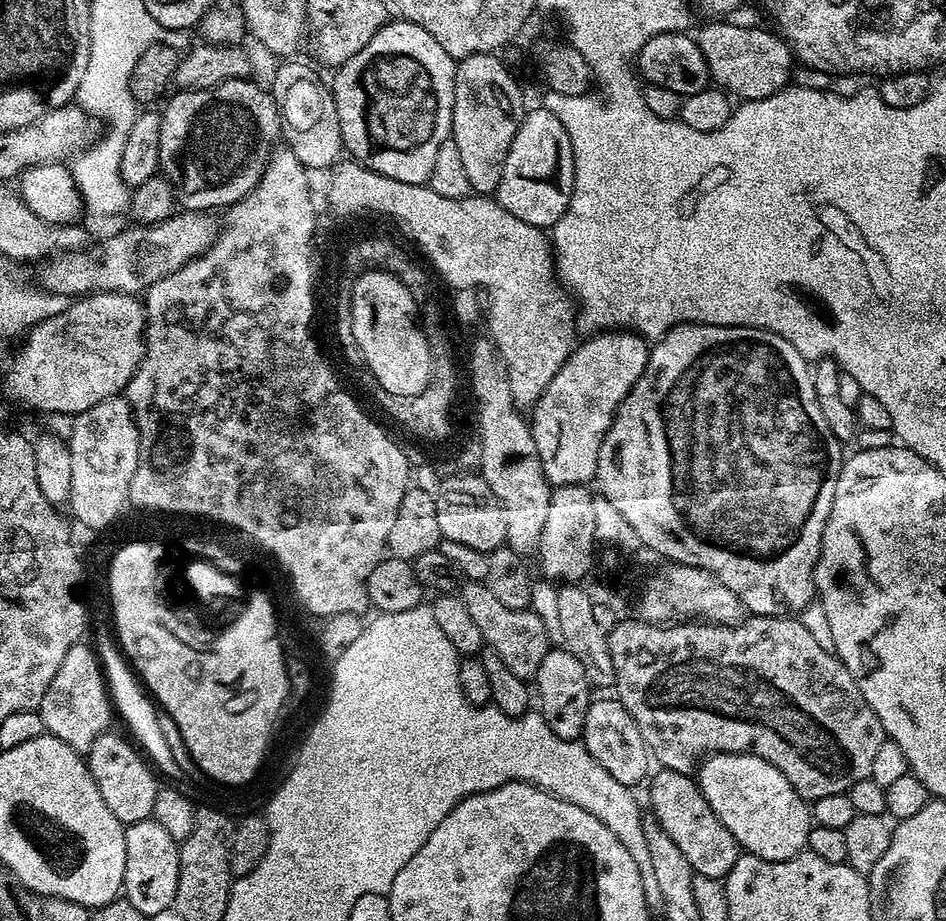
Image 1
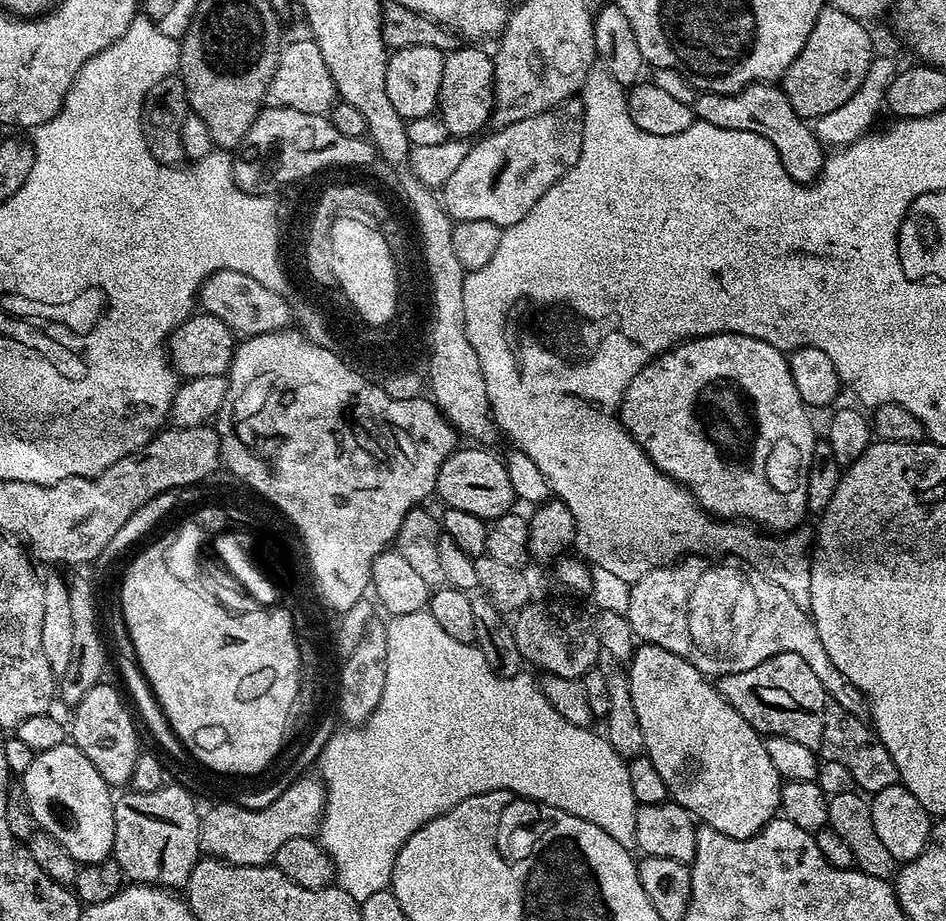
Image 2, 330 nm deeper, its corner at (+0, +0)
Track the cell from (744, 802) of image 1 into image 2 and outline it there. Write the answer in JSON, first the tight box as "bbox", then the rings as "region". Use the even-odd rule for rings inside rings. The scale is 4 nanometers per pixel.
{"bbox":[626,643,782,840],"region":[[[641,643],[632,653],[631,659],[626,664],[626,675],[630,686],[630,699],[634,701],[634,710],[638,713],[638,726],[642,726],[644,752],[650,758],[650,762],[654,762],[654,770],[658,770],[658,775],[662,777],[669,797],[675,803],[681,804],[701,825],[739,840],[758,834],[771,820],[777,819],[782,781],[778,770],[774,770],[770,757],[766,755],[764,736],[756,732],[754,726],[750,726],[750,722],[746,722],[746,718],[742,718],[742,714],[738,714],[738,710],[734,710],[734,706],[726,702],[726,698],[722,698],[719,687],[709,677],[699,672],[690,662],[686,662],[686,658],[678,658],[678,654],[670,654],[670,650],[662,650],[662,646],[646,643]]]}

